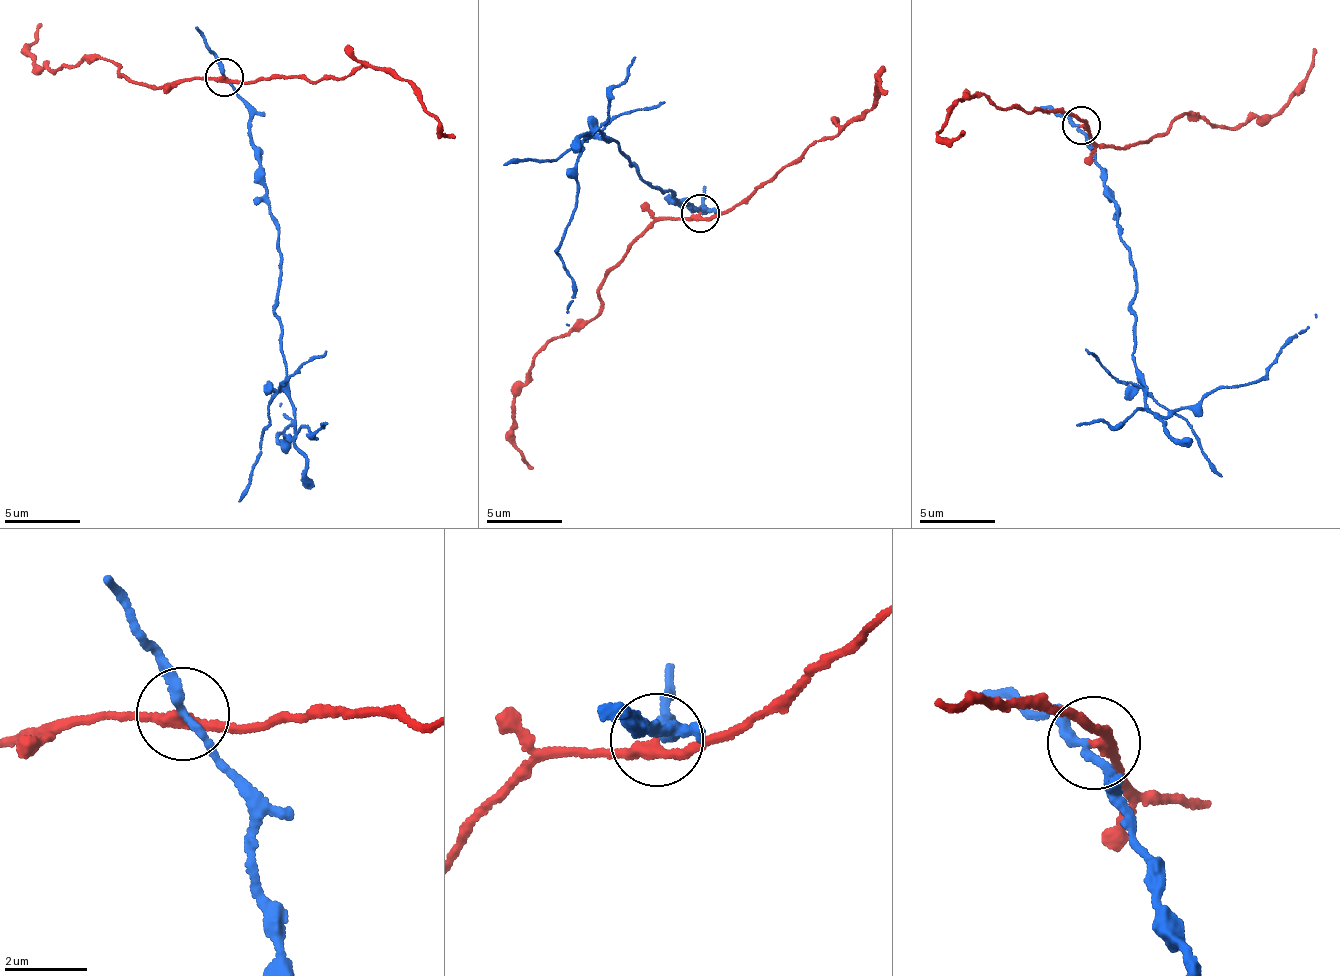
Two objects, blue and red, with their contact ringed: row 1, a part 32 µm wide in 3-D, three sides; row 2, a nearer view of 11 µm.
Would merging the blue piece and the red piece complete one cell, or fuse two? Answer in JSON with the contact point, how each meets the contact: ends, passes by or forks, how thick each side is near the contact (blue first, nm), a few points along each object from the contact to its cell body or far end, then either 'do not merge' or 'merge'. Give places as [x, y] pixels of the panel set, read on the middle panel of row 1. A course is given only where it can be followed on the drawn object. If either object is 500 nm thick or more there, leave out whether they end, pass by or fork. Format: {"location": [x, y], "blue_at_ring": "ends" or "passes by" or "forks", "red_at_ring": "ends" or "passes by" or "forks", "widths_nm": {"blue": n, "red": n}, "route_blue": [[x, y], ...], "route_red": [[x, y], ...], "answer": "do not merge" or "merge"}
{"location": [700, 213], "blue_at_ring": "passes by", "red_at_ring": "passes by", "widths_nm": {"blue": 200, "red": 240}, "route_blue": [[698, 212], [706, 211], [629, 164], [610, 135], [584, 139], [576, 205], [557, 254], [574, 285], [568, 326]], "route_red": [[698, 212], [651, 220], [604, 274], [591, 320], [545, 340], [532, 358], [513, 407], [512, 434], [532, 469]], "answer": "do not merge"}

